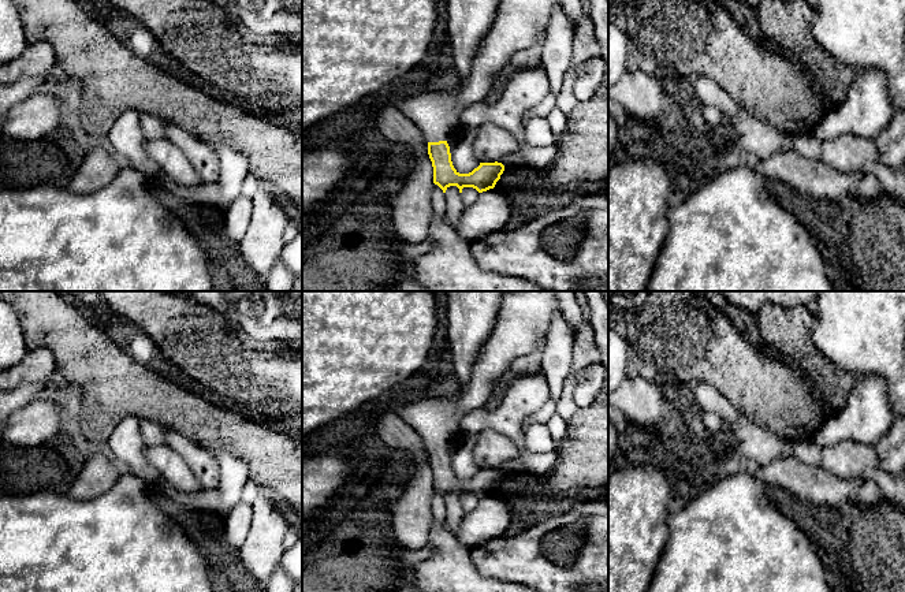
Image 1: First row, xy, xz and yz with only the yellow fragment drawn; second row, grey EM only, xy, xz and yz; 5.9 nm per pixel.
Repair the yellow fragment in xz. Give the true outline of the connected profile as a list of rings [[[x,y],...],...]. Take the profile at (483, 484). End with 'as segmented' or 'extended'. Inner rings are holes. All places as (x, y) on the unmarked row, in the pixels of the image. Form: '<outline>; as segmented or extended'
[[[503,291],[495,328],[472,366],[469,383],[465,387],[458,386],[457,392],[451,396],[421,398],[409,401],[395,409],[398,416],[421,436],[428,447],[428,461],[433,473],[433,489],[443,499],[450,492],[457,492],[459,499],[462,499],[463,494],[473,494],[483,499],[494,495],[500,485],[504,472],[498,468],[480,469],[472,479],[459,480],[452,472],[450,453],[446,446],[459,433],[459,422],[465,414],[477,409],[485,409],[510,364],[535,351],[539,342],[545,339],[556,310],[560,310],[560,306],[555,291]]]; extended

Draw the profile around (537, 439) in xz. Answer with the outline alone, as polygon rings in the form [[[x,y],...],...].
[[[530,422],[525,431],[525,446],[532,454],[554,453],[554,443],[548,425],[543,422]]]

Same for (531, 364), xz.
[[[541,339],[535,351],[513,361],[509,366],[509,371],[511,371],[517,377],[532,376],[543,372],[541,358],[545,345],[547,340]]]

